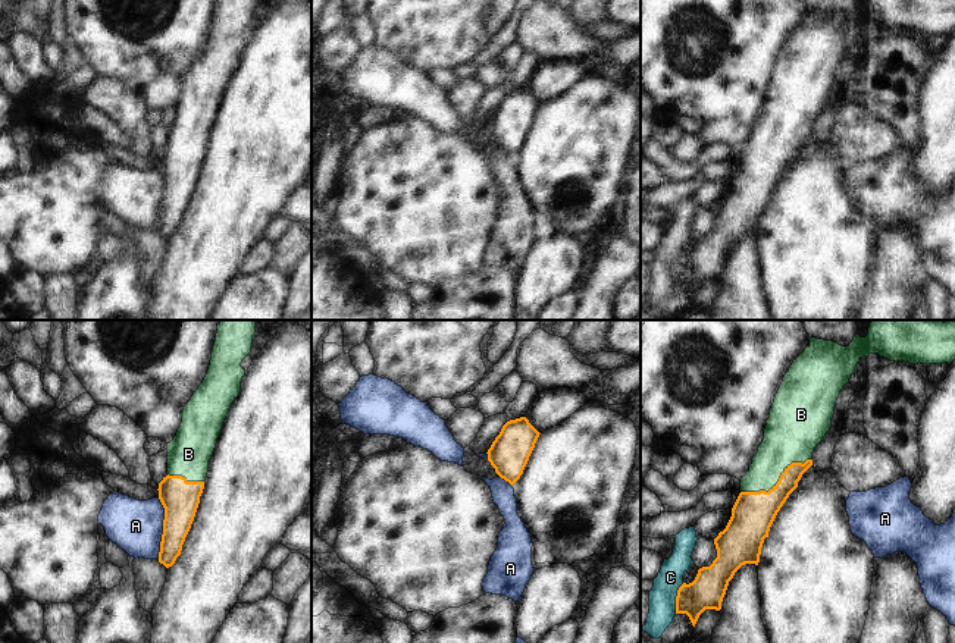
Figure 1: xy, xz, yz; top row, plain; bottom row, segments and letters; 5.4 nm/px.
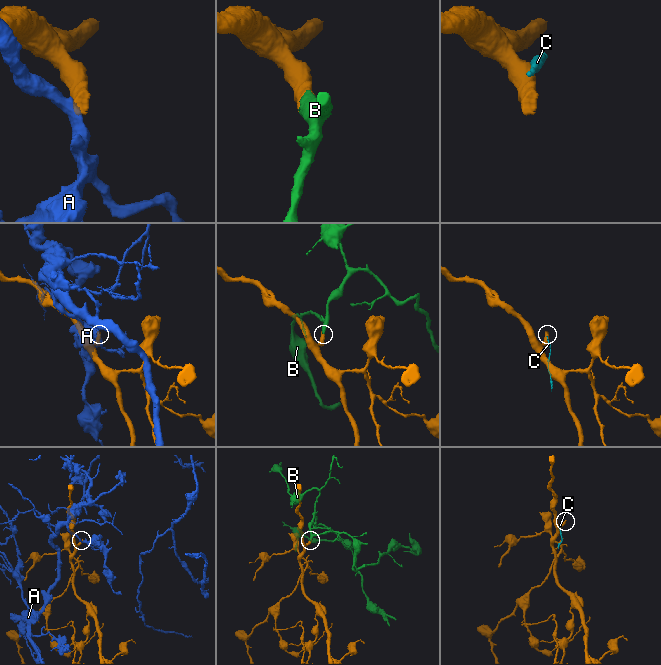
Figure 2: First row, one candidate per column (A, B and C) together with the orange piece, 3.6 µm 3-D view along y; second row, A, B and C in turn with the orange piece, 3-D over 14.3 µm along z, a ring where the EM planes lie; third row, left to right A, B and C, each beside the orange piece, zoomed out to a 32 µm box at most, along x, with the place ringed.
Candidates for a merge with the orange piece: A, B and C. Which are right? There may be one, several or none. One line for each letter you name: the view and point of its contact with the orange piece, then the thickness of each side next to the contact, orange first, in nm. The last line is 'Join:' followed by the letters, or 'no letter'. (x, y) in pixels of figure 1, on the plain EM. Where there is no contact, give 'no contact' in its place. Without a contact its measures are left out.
B: meets orange in yz at (777, 153); 240 nm thick on the orange side, 280 nm on the other
Join: B

